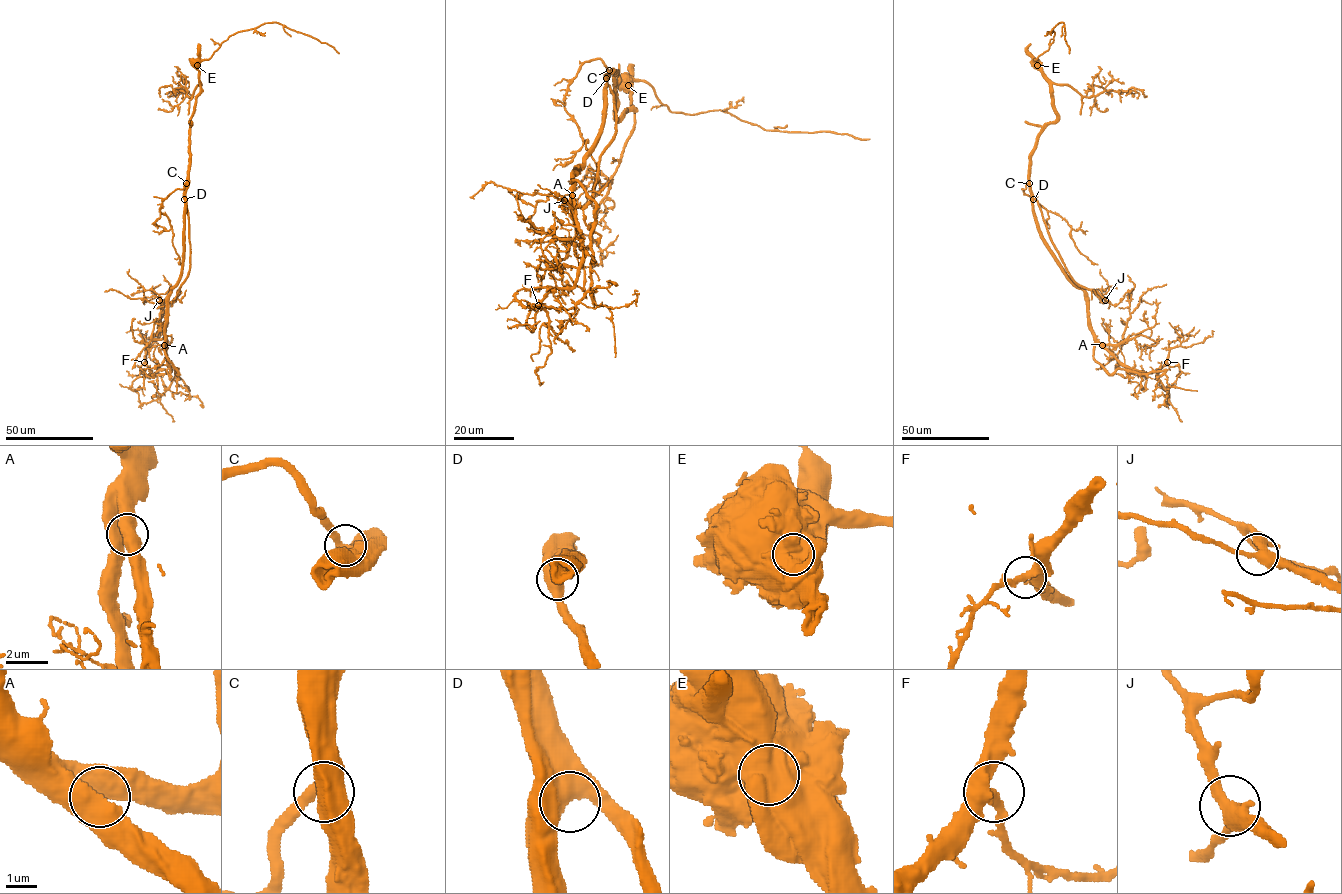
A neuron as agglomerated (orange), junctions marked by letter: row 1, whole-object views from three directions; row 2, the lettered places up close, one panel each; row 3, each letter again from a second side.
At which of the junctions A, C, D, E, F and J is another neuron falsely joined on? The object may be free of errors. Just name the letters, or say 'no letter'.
E

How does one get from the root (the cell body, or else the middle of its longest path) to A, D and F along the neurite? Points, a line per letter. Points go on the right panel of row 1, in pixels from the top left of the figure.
A: (1036, 63), (1056, 118), (1031, 157), (1032, 209), (1045, 245), (1083, 291), (1090, 330), (1102, 345)
D: (1036, 63), (1048, 83), (1056, 118), (1040, 134), (1031, 157), (1029, 183), (1033, 199)
F: (1036, 63), (1056, 115), (1031, 157), (1040, 237), (1083, 291), (1099, 342), (1141, 371), (1157, 373), (1167, 362)

